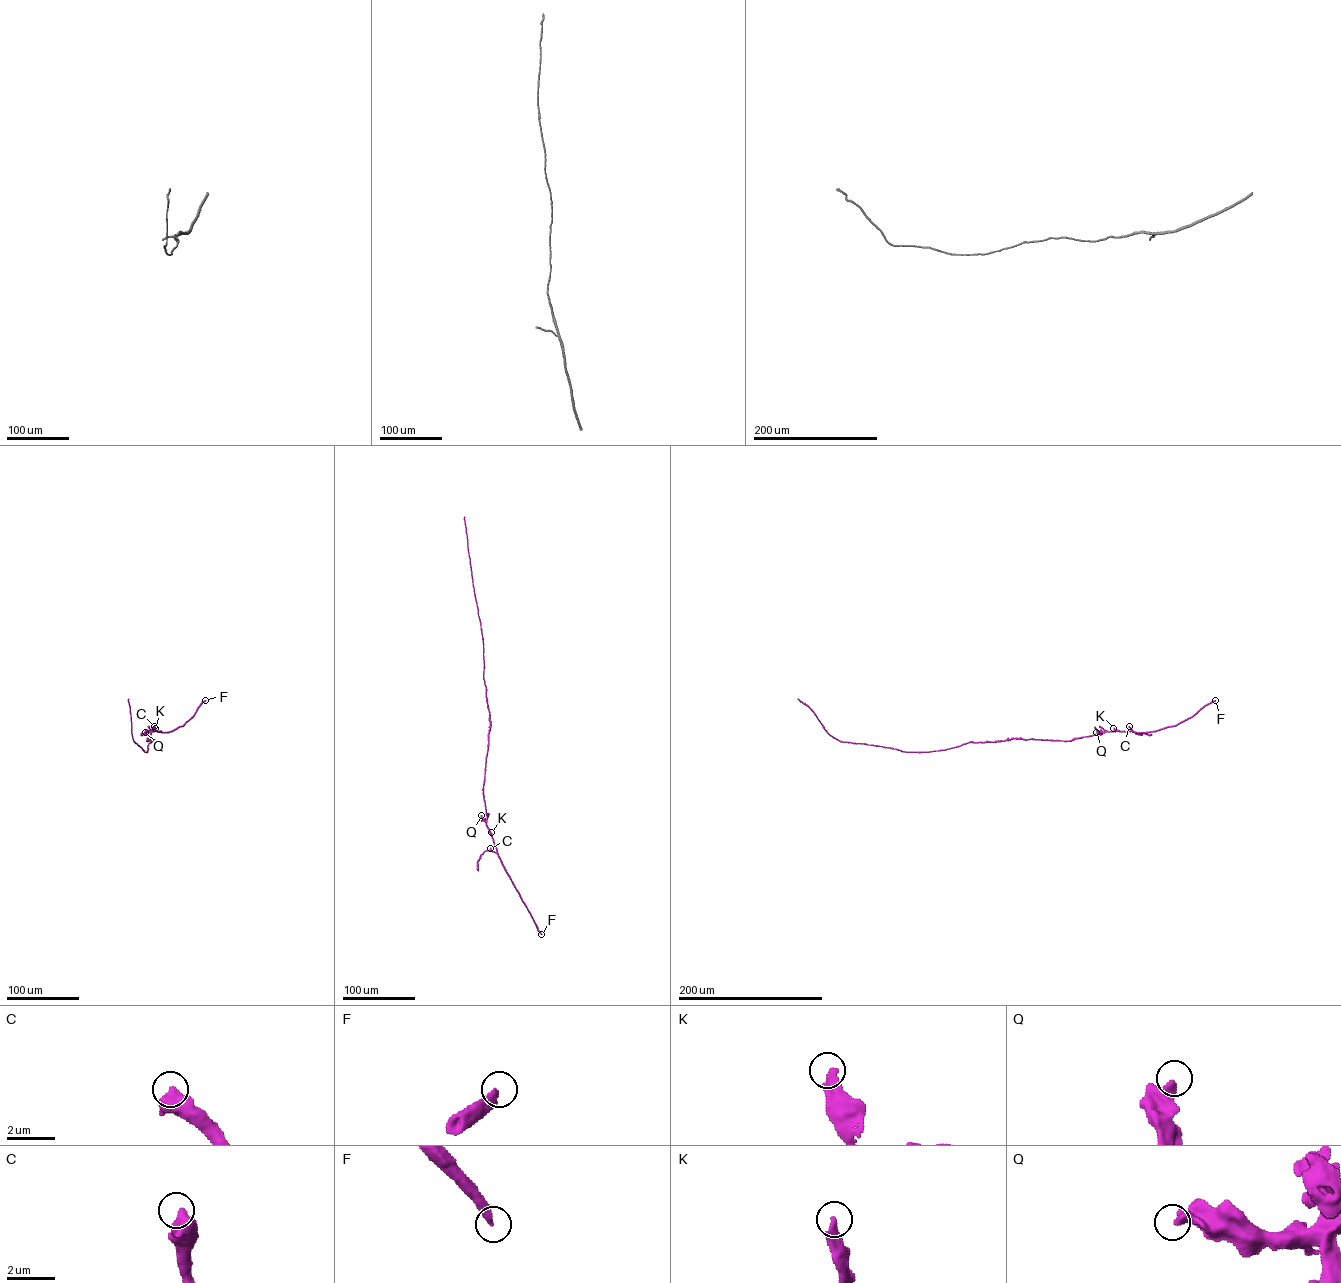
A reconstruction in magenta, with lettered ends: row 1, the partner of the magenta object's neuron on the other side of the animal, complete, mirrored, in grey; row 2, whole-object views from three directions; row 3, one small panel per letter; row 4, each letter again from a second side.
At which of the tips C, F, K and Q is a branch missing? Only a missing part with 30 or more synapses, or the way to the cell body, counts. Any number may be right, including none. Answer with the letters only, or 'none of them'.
none of them

